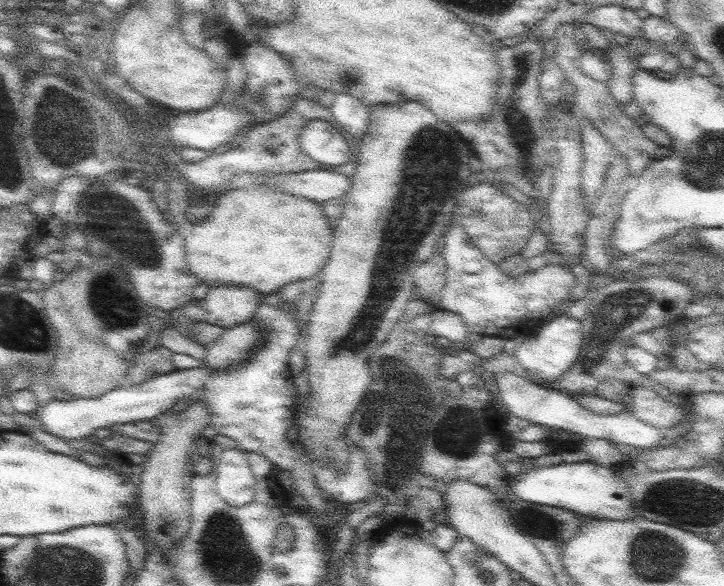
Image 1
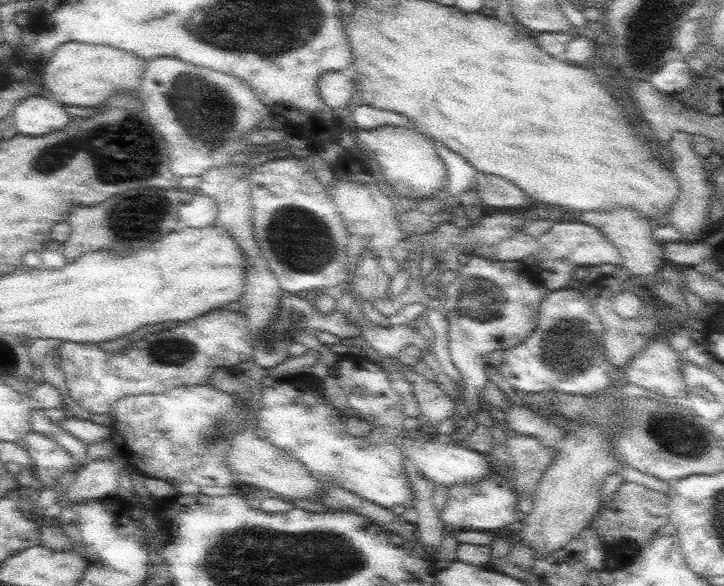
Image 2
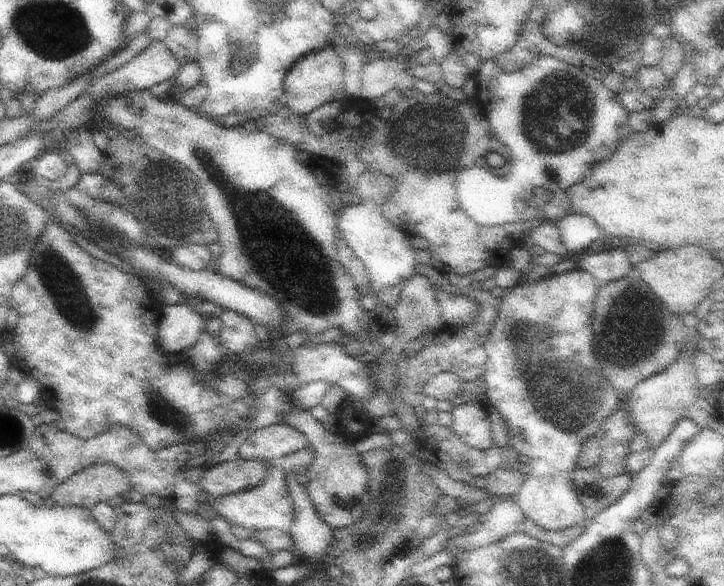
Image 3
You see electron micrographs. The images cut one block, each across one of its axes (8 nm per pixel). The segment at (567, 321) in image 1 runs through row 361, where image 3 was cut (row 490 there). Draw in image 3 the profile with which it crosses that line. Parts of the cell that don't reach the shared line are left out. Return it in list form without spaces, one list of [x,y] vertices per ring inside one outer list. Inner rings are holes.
[[[580,269],[563,272],[561,274],[553,274],[550,272],[550,274],[536,280],[536,282],[530,282],[530,284],[528,284],[523,281],[518,285],[508,288],[508,292],[500,298],[499,316],[494,322],[488,339],[485,342],[485,352],[487,353],[488,361],[485,365],[485,372],[481,378],[484,380],[486,386],[489,404],[497,408],[502,415],[502,419],[506,425],[508,425],[508,435],[510,436],[509,446],[512,446],[518,454],[523,454],[529,458],[529,471],[525,472],[525,480],[521,485],[520,491],[514,497],[514,500],[527,518],[530,518],[539,526],[550,531],[585,525],[588,522],[585,509],[583,508],[582,502],[580,502],[579,494],[576,493],[576,488],[573,484],[573,473],[577,468],[577,461],[579,460],[586,440],[596,437],[597,433],[602,429],[604,422],[624,405],[623,397],[614,391],[612,384],[606,380],[606,376],[604,376],[604,372],[602,372],[602,368],[600,368],[600,362],[596,362],[596,358],[594,358],[594,346],[592,346],[592,338],[594,338],[594,332],[592,332],[592,316],[594,316],[594,300],[596,300],[599,292],[598,284],[598,281],[592,274]]]

